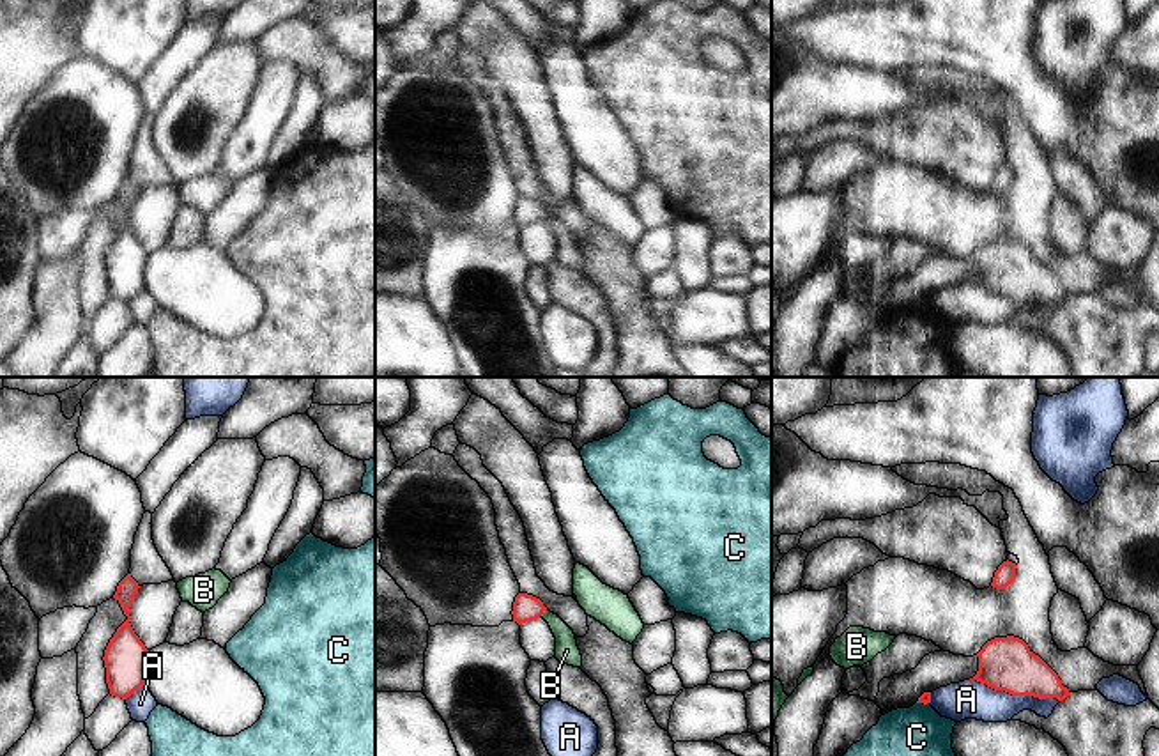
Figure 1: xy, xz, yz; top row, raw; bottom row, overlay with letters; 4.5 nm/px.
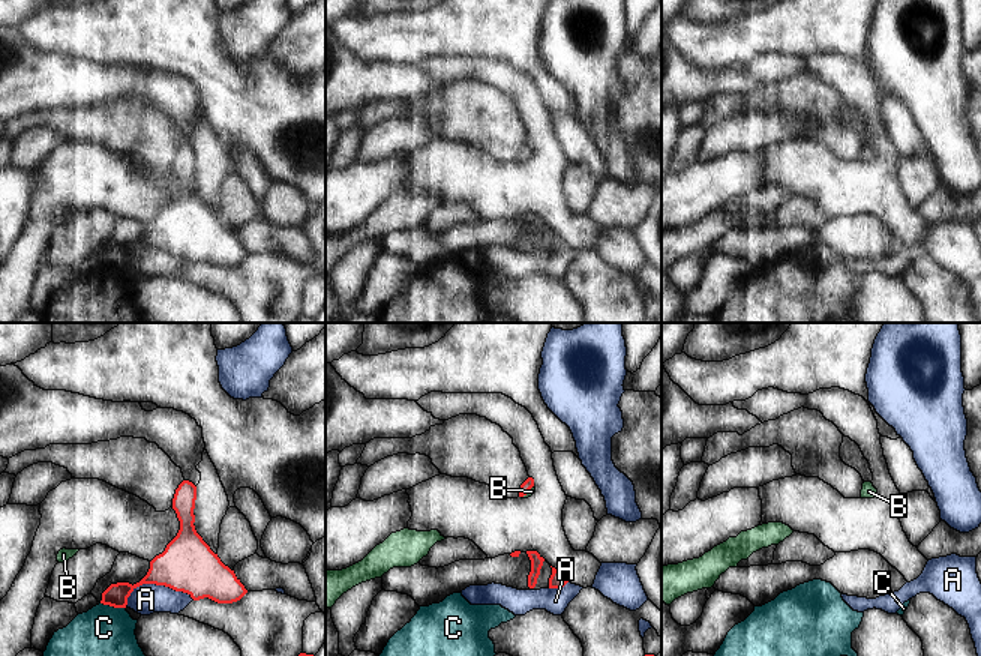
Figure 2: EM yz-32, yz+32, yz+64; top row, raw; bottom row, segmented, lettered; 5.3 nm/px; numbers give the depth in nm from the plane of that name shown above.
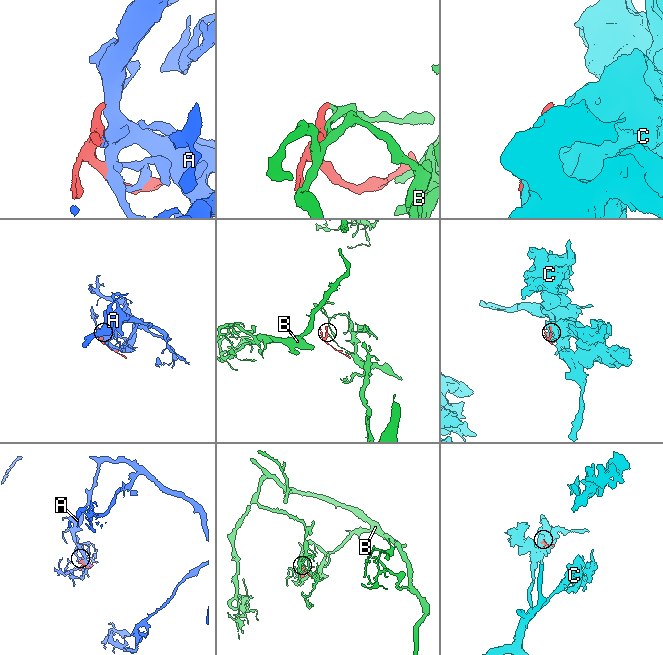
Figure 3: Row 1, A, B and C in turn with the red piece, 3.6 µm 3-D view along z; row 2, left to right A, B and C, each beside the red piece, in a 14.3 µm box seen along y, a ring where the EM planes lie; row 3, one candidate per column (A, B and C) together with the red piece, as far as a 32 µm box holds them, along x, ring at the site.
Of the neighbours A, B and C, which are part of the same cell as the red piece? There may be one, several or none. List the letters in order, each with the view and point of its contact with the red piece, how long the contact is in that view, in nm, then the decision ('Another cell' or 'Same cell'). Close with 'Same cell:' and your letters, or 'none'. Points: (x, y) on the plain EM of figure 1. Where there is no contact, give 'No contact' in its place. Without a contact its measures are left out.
A: Touches red at yz (1014, 298). Shared border 420 nm. Another cell
B: Touches red at xz (542, 216). Shared border 60 nm. Same cell
C: Touches red at yz (924, 307). Shared border 60 nm. Another cell
Same cell: B

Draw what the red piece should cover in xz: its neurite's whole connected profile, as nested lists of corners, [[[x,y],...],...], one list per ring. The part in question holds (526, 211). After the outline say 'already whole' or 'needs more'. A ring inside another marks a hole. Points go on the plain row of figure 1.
[[[518,197],[511,218],[513,225],[518,228],[543,221],[556,241],[556,262],[563,267],[582,273],[582,258],[573,234],[557,218],[550,216],[540,202]]]; needs more

